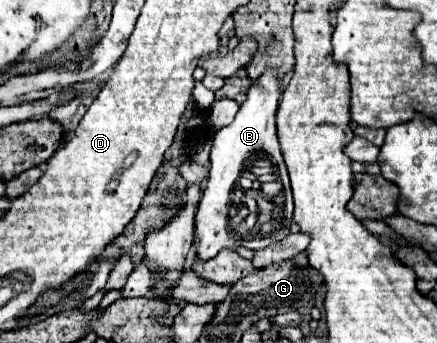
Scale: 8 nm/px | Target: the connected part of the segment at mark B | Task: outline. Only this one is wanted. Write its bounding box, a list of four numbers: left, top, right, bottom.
[195,70,285,260]

